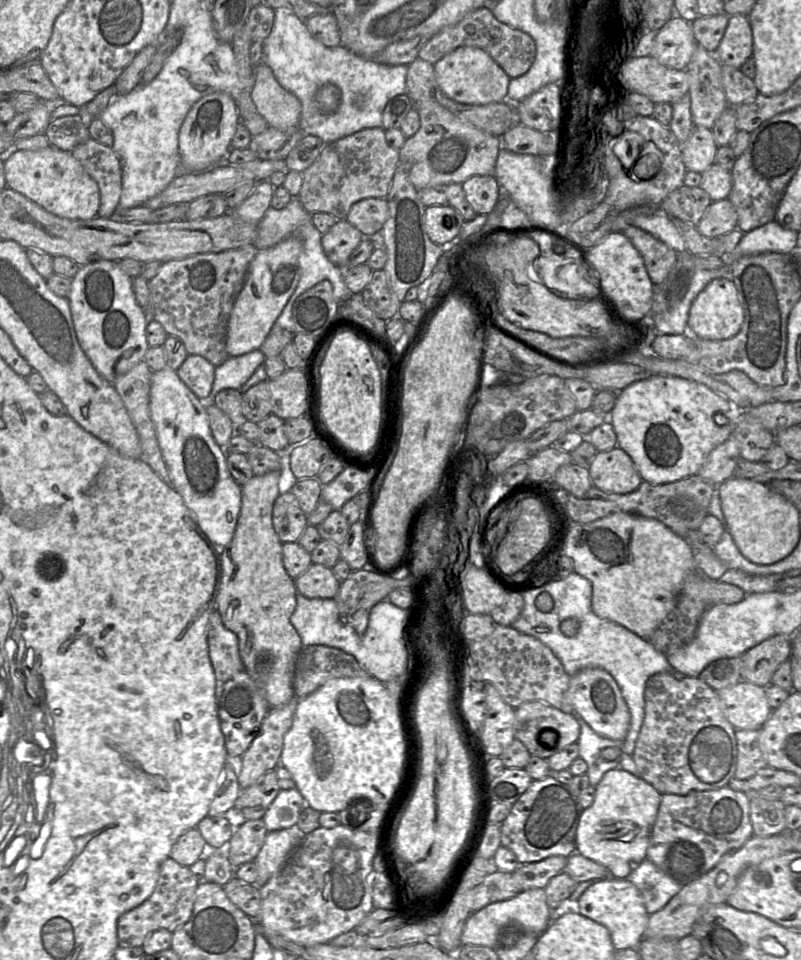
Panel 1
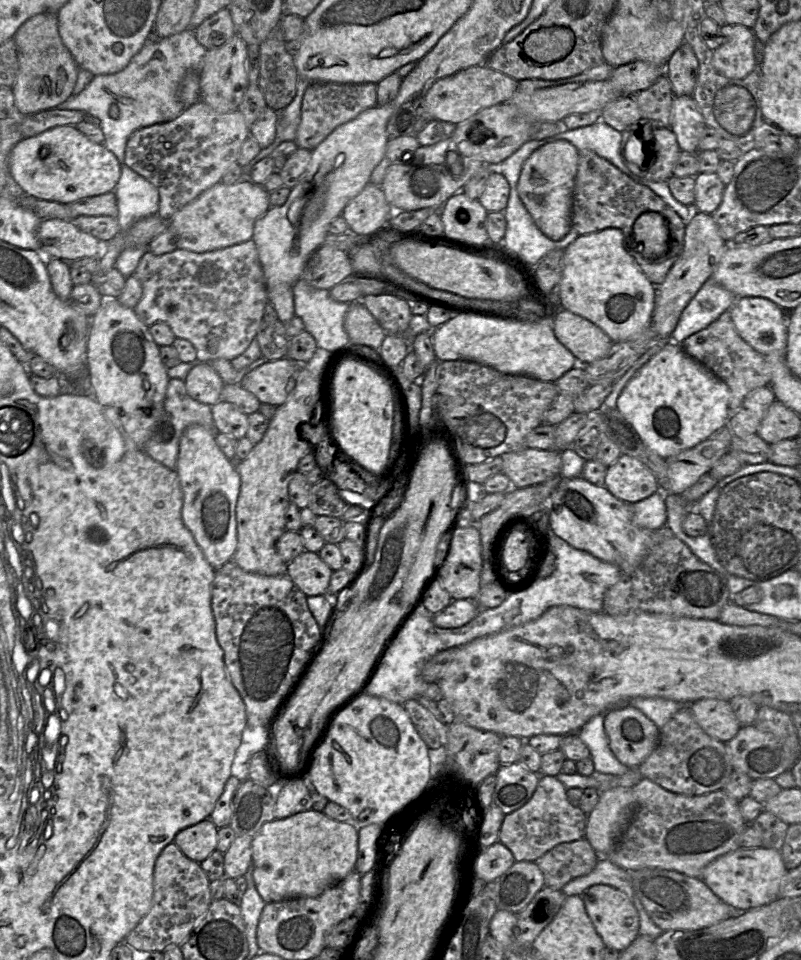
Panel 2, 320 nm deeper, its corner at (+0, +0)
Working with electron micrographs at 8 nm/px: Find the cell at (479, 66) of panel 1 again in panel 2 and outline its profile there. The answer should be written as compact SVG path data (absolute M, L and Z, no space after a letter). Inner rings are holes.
M477 65L437 80L417 104L421 105L433 120L458 125L483 109L508 102L517 90L518 81L485 65Z

